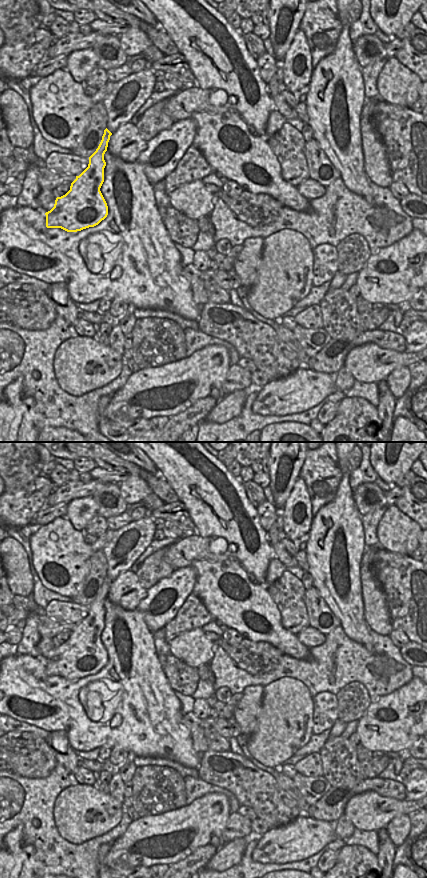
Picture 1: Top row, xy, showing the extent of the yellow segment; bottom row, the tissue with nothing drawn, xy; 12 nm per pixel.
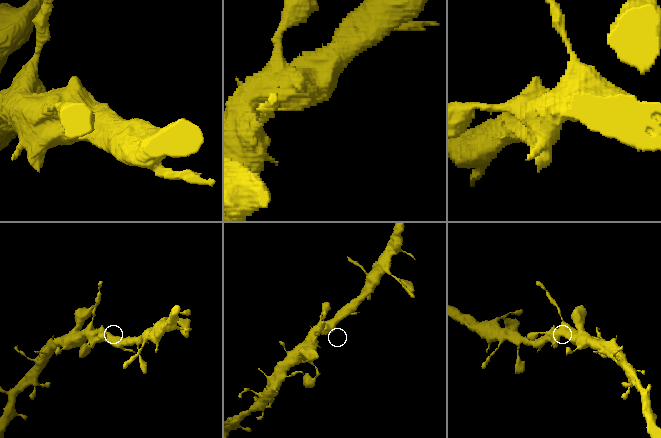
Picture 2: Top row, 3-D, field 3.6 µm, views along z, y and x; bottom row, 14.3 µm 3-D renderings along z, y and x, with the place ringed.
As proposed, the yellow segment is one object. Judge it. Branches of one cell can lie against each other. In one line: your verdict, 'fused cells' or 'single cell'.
fused cells

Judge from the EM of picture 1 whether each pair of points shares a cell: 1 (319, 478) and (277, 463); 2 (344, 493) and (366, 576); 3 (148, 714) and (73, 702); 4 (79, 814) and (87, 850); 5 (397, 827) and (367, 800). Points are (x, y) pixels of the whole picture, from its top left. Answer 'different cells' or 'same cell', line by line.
1: different cells
2: different cells
3: same cell
4: different cells
5: different cells

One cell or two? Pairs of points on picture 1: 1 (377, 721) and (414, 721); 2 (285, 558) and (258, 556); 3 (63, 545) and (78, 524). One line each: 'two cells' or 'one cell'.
1: one cell
2: two cells
3: two cells

